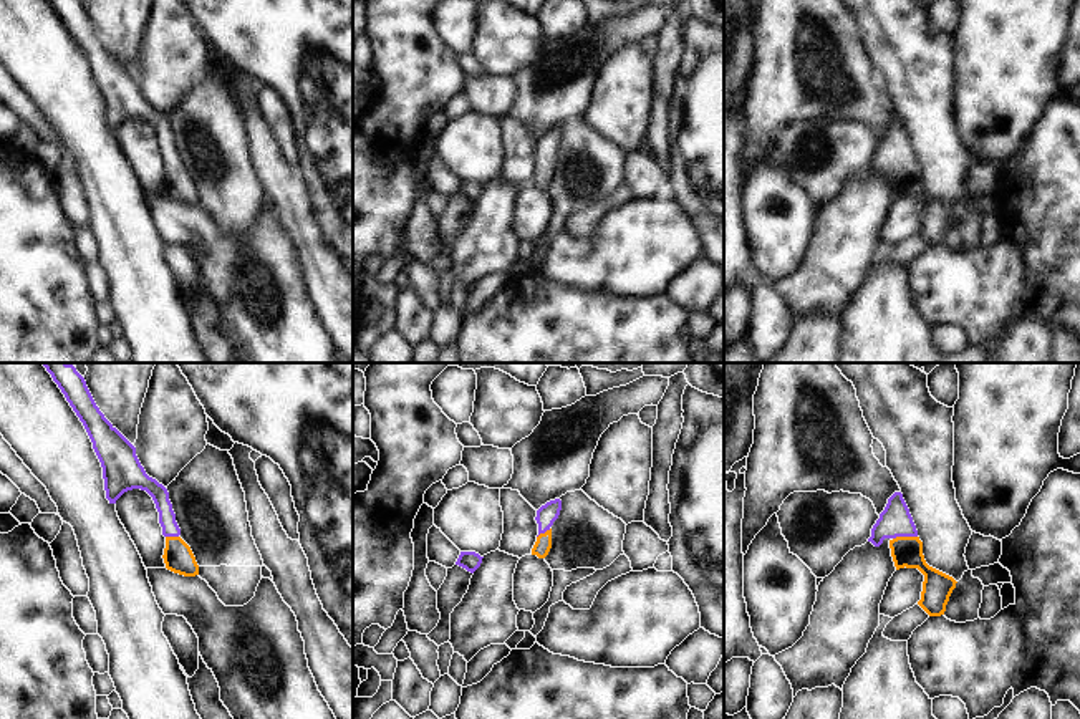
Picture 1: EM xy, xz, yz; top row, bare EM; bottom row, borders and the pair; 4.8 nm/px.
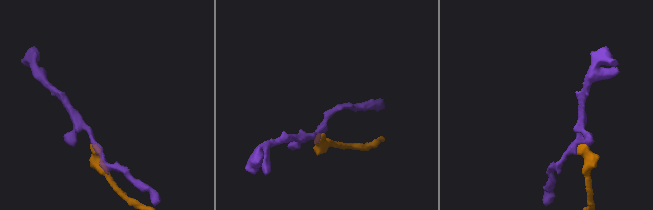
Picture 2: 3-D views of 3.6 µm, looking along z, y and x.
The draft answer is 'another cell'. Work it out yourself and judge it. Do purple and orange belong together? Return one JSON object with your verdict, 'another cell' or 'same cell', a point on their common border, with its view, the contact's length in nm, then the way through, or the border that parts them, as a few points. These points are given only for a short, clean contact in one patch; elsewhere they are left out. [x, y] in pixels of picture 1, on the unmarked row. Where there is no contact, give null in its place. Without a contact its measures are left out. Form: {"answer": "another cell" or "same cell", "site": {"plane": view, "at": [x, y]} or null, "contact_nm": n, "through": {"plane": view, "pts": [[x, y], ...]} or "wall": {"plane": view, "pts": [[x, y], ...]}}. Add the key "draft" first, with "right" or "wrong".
{"draft": "wrong", "answer": "same cell", "site": {"plane": "yz", "at": [905, 164]}, "contact_nm": 120, "through": {"plane": "yz", "pts": [[895, 149], [905, 164], [906, 181]]}}

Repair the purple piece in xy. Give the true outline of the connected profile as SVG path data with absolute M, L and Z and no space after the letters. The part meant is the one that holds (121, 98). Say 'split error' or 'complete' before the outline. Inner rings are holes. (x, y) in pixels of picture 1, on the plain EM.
split error; M78 0L48 2L93 71L103 96L104 119L109 133L116 133L128 119L146 119L156 133L162 164L166 166L162 184L166 197L184 205L199 204L199 194L190 176L179 166L181 157L176 151L167 118L146 103L136 84L136 76L104 46Z

